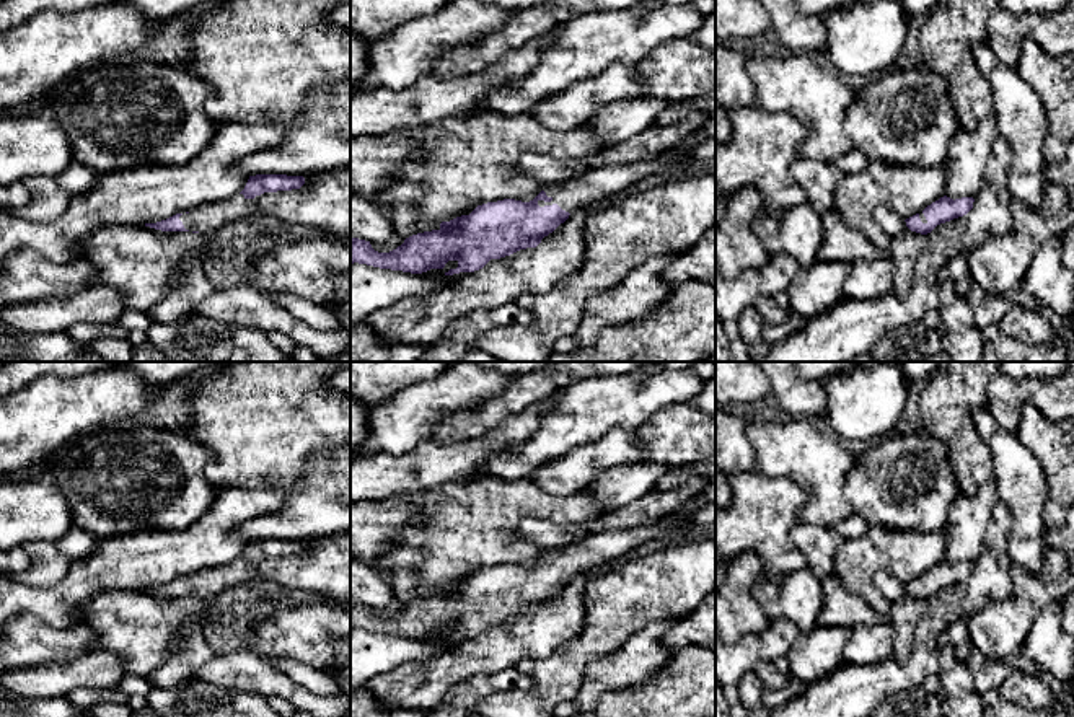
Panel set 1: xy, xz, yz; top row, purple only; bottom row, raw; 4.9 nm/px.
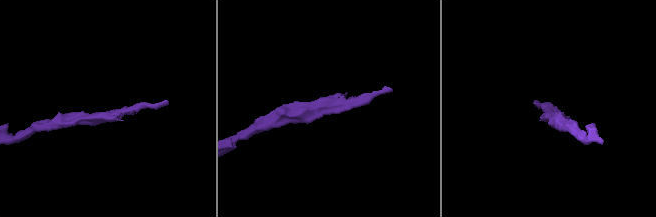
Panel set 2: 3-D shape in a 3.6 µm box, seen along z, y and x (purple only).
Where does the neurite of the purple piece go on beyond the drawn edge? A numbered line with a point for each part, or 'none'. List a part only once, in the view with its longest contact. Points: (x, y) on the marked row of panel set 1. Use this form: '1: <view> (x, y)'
1: xz (600, 183)

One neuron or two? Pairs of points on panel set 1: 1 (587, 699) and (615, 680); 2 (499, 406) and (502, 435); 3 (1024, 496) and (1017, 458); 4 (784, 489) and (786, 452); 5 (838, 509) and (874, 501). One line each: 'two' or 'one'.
1: one
2: two
3: one
4: two
5: two

